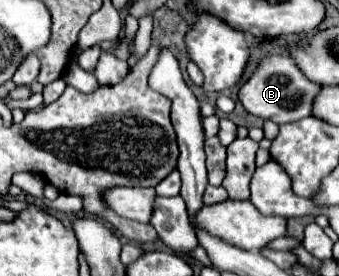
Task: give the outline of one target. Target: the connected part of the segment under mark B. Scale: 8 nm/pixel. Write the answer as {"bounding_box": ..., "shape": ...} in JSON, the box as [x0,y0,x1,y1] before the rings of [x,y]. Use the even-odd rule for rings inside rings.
{"bounding_box":[239,55,319,123],"shape":[[[271,55],[271,57],[263,57],[257,65],[257,69],[253,71],[253,75],[241,85],[239,89],[239,101],[243,103],[243,107],[261,117],[261,119],[273,119],[275,123],[291,123],[291,121],[299,121],[307,115],[311,115],[311,103],[315,99],[315,95],[319,93],[319,85],[311,83],[293,63],[293,59],[289,59],[287,55]]]}

